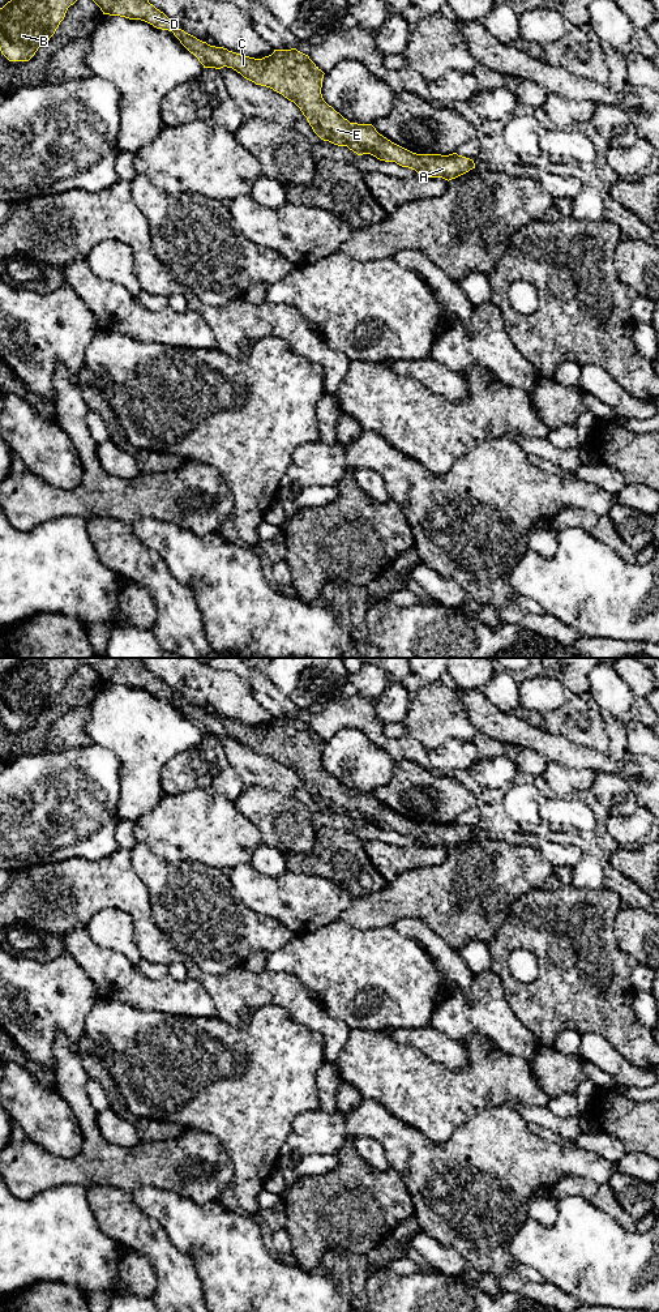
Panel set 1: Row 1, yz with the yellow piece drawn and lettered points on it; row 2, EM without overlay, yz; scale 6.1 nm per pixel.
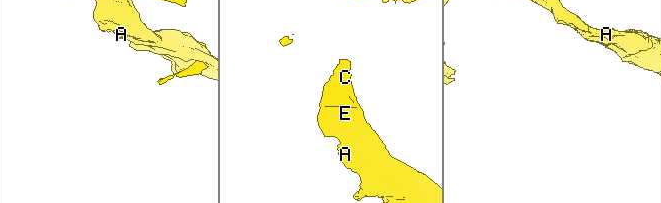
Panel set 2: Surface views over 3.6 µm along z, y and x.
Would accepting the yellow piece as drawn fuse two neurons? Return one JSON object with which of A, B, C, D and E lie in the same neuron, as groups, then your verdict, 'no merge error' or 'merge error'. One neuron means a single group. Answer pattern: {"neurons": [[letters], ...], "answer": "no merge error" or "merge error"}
{"neurons": [["A", "B", "C", "D", "E"]], "answer": "no merge error"}

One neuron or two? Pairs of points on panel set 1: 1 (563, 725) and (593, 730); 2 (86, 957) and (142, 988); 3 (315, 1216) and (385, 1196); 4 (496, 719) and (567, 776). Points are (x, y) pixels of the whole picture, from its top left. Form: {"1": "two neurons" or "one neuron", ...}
{"1": "one neuron", "2": "one neuron", "3": "one neuron", "4": "two neurons"}

